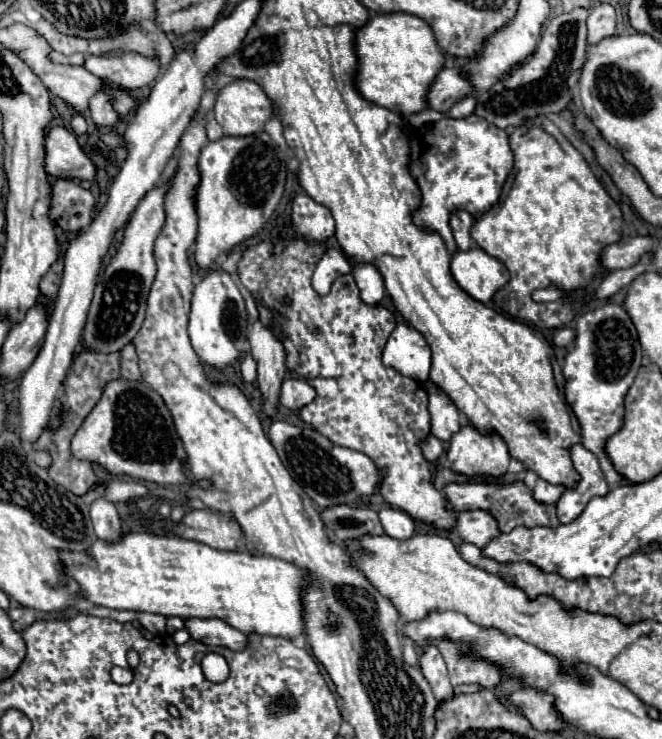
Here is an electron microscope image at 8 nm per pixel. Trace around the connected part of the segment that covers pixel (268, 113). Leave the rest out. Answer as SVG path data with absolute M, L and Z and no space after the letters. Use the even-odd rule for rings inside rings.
M233 80L219 92L213 114L225 136L251 136L273 118L273 104L257 82Z

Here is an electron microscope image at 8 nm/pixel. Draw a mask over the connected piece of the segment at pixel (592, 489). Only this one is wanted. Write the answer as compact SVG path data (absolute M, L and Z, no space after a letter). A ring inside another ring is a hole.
M583 444L571 446L571 460L579 480L575 486L567 488L557 502L557 516L561 524L569 524L579 518L591 498L605 496L611 490L599 468L599 460Z

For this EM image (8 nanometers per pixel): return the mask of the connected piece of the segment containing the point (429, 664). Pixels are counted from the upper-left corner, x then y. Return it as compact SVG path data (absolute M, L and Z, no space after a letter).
M427 646L421 660L419 660L421 672L431 684L431 690L437 698L437 702L445 702L447 698L453 696L453 686L449 684L449 674L443 656L439 654L437 646Z

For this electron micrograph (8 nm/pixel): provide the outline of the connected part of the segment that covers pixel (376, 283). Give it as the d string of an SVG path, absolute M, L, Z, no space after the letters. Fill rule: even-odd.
M361 262L351 266L351 274L361 290L361 300L367 304L379 304L385 296L385 284L379 270L373 264Z

